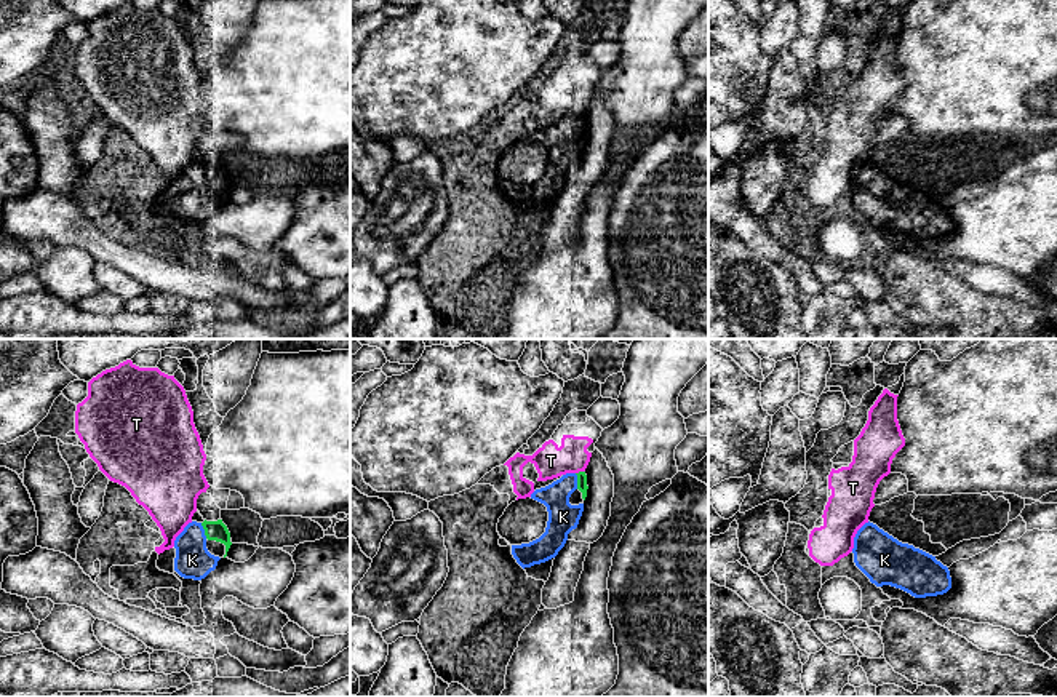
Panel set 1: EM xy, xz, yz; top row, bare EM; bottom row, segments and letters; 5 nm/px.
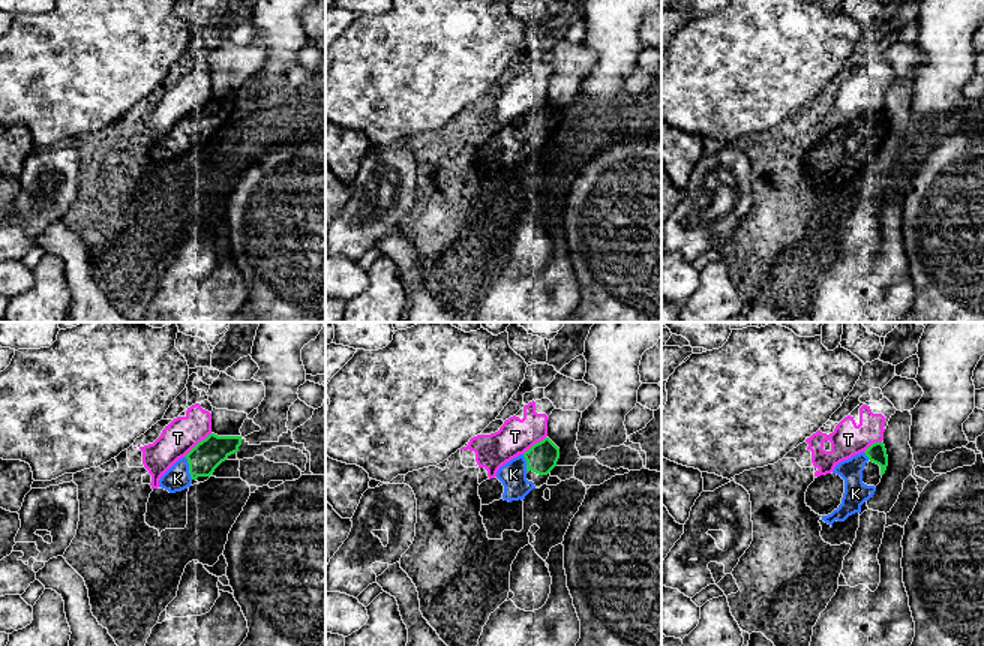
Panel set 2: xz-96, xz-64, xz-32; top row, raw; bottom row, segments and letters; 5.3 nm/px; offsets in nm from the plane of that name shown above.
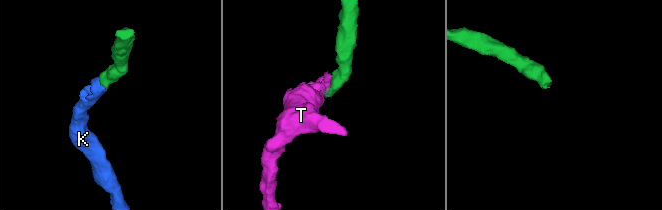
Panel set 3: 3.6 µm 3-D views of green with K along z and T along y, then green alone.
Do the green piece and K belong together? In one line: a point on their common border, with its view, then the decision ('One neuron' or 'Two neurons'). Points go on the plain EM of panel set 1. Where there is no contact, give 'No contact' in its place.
Touches green at xy (205, 173). One neuron

